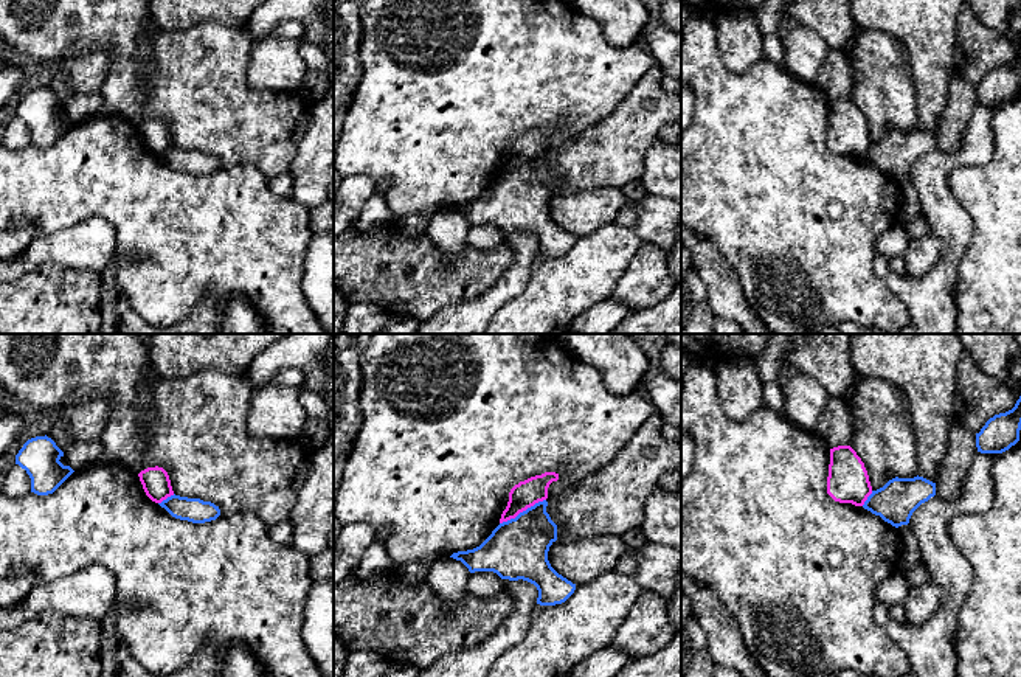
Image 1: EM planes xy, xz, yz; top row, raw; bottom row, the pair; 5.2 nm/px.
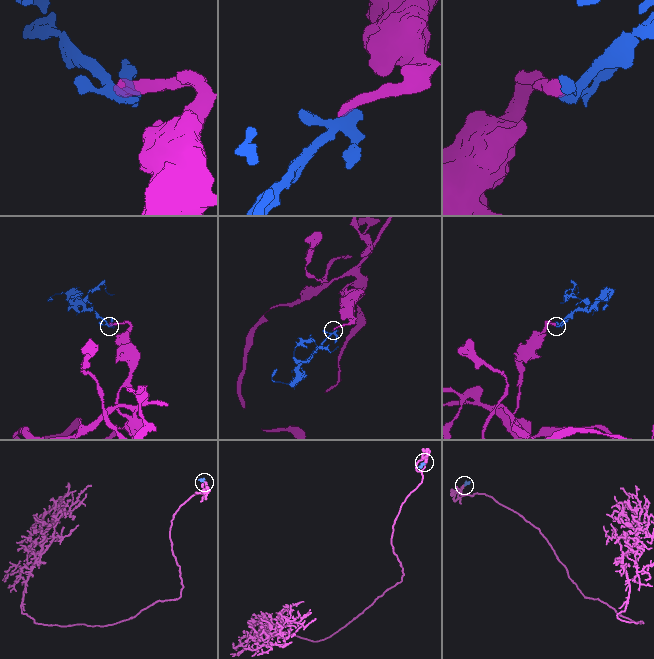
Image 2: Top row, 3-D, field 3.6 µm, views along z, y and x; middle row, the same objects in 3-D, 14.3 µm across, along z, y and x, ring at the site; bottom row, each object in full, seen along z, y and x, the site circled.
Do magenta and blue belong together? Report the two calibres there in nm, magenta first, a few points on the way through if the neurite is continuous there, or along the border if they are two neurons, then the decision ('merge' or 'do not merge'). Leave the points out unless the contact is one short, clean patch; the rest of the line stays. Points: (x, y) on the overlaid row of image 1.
140/300 nm | along xz (545, 499), (500, 524) | do not merge

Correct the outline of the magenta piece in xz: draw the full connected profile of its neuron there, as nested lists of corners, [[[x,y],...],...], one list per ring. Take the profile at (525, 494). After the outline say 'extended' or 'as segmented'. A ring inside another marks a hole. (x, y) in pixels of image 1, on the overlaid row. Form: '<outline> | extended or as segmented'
[[[545,472],[515,484],[509,492],[509,502],[500,523],[515,519],[520,512],[548,498],[548,488],[559,480],[559,474]]] | as segmented

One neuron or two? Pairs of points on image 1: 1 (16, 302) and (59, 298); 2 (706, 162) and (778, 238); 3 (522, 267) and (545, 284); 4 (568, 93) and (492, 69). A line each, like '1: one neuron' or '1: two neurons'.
1: one neuron
2: one neuron
3: two neurons
4: one neuron

